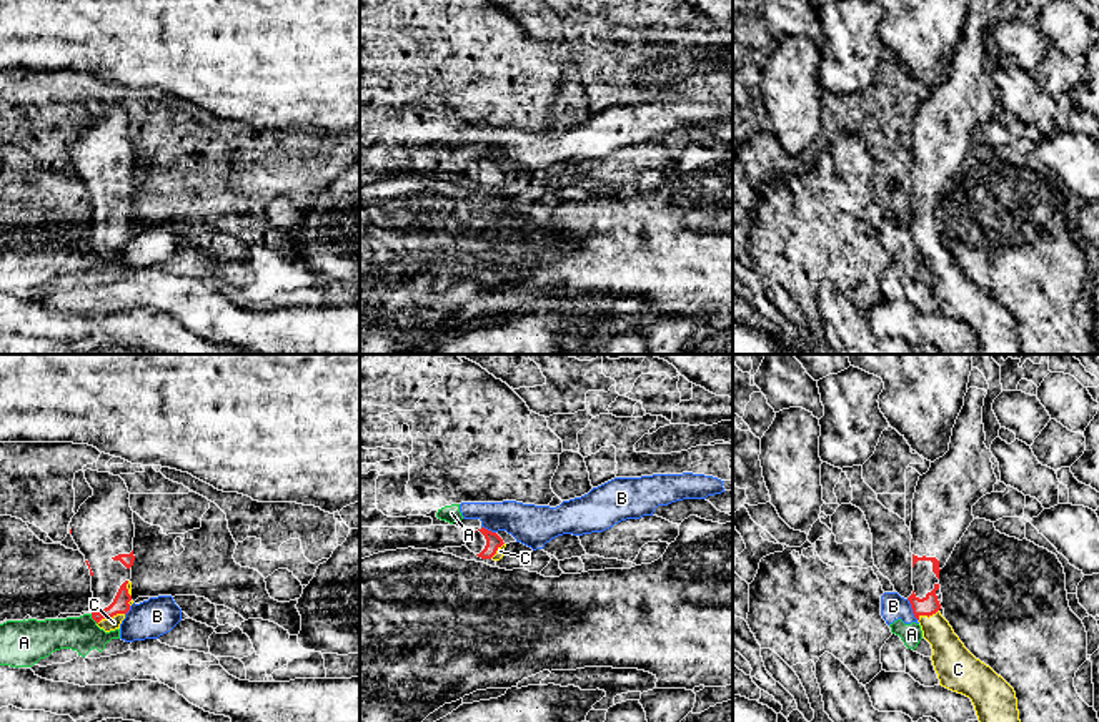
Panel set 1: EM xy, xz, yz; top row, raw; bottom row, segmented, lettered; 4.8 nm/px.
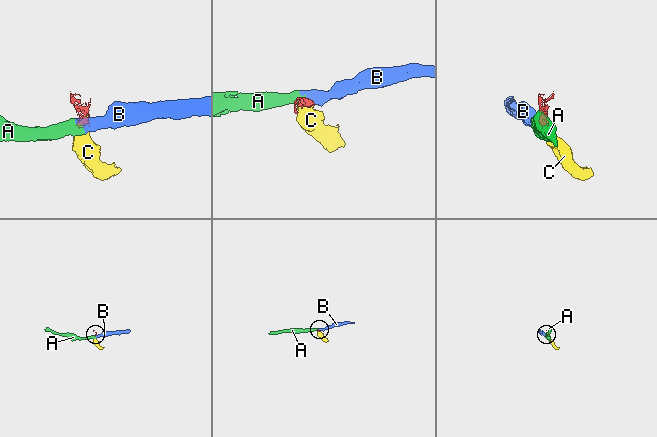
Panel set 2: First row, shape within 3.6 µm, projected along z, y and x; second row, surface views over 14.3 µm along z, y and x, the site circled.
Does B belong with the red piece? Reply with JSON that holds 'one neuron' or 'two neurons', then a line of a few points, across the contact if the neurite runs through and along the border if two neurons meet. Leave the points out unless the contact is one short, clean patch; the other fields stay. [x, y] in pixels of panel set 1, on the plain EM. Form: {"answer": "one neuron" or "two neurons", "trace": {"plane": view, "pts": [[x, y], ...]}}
{"answer": "two neurons", "trace": {"plane": "yz", "pts": [[906, 227], [918, 247]]}}

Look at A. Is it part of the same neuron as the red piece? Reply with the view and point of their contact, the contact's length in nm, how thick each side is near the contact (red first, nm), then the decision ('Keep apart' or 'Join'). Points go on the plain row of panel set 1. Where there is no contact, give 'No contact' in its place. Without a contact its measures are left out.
Touches red at xy (94, 247). Shared border 60 nm. Thickness 80 nm (red) against 170 nm. Keep apart

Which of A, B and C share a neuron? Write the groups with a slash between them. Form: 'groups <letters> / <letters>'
groups A B / C

